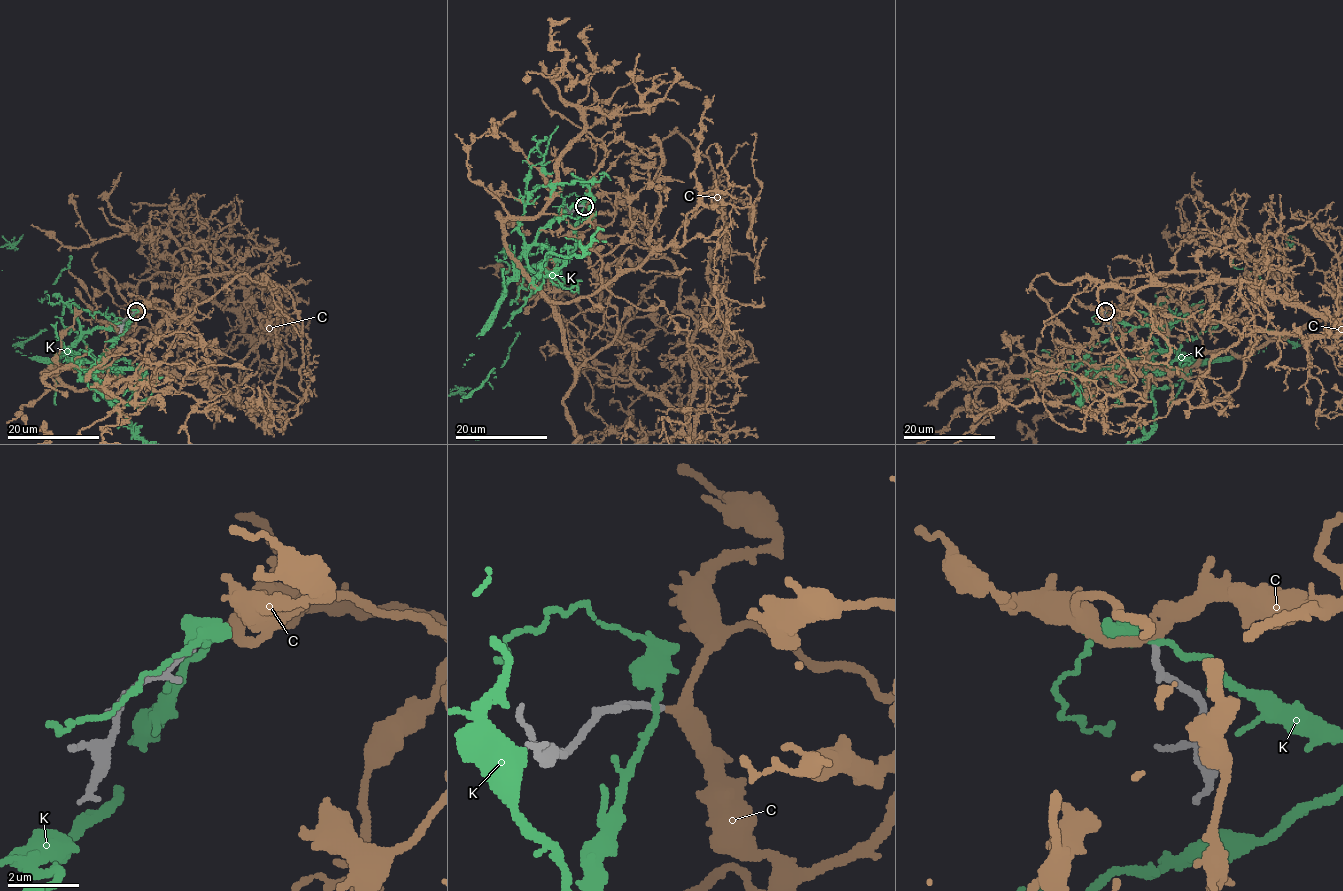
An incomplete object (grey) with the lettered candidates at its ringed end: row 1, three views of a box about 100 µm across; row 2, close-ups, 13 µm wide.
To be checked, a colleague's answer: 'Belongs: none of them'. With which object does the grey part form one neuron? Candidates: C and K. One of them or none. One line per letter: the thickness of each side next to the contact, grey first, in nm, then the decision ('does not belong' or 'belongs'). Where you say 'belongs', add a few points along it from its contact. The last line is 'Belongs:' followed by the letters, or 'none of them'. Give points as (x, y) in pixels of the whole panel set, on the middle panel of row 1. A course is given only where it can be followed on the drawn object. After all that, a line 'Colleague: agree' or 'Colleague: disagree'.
C: 160/320 nm | belongs
K: 170/260 nm | does not belong
Belongs: C
Colleague: disagree

